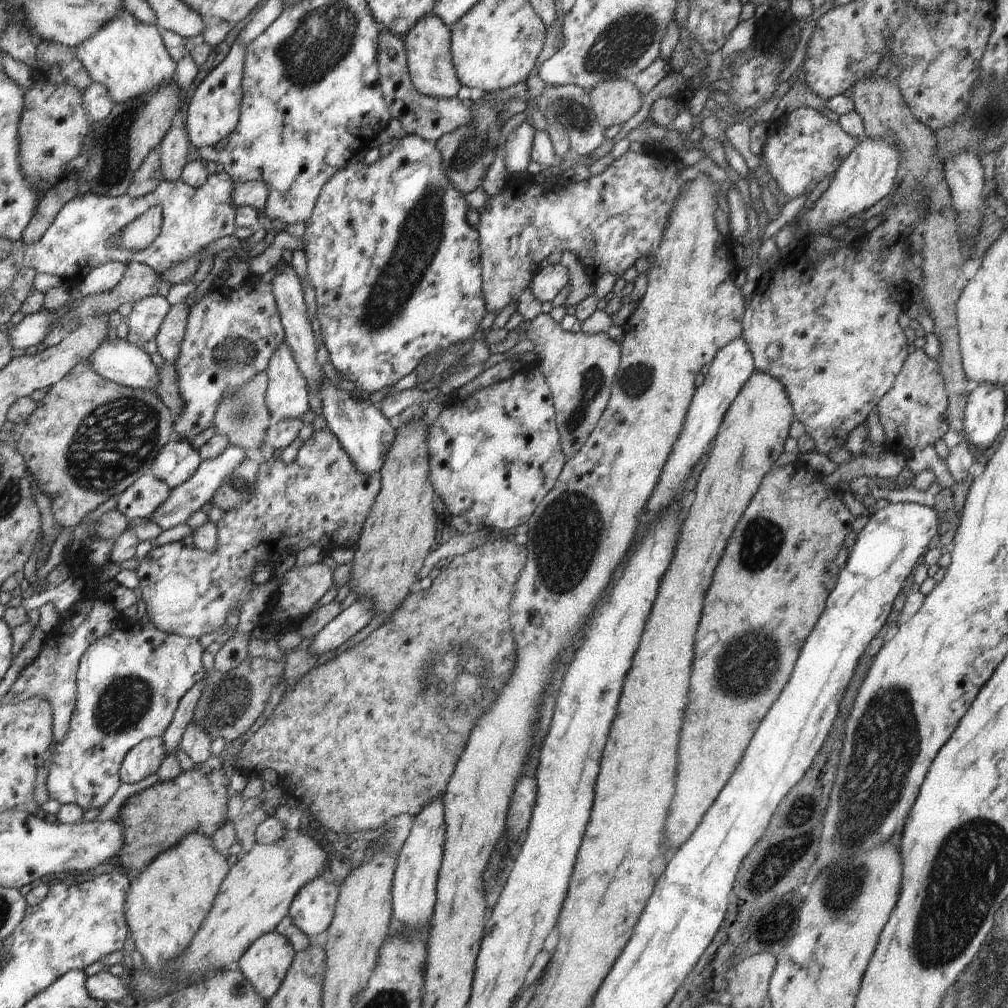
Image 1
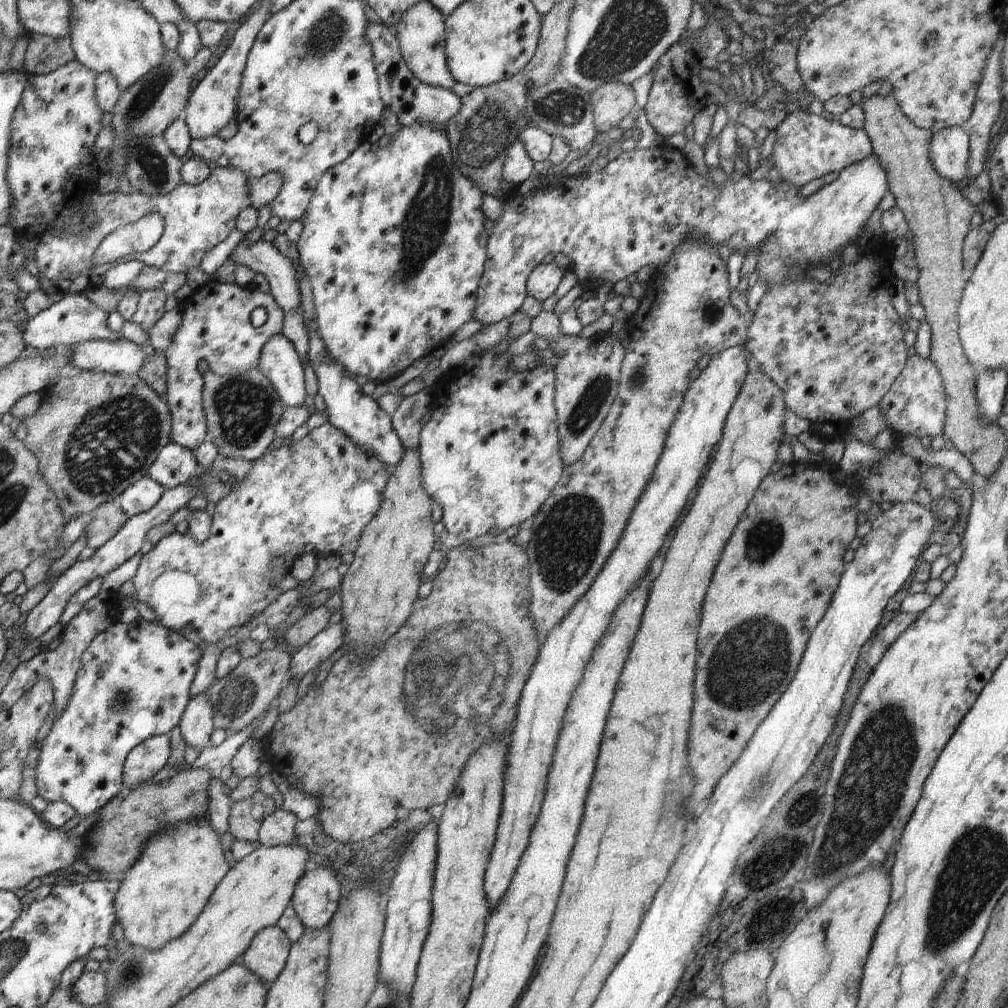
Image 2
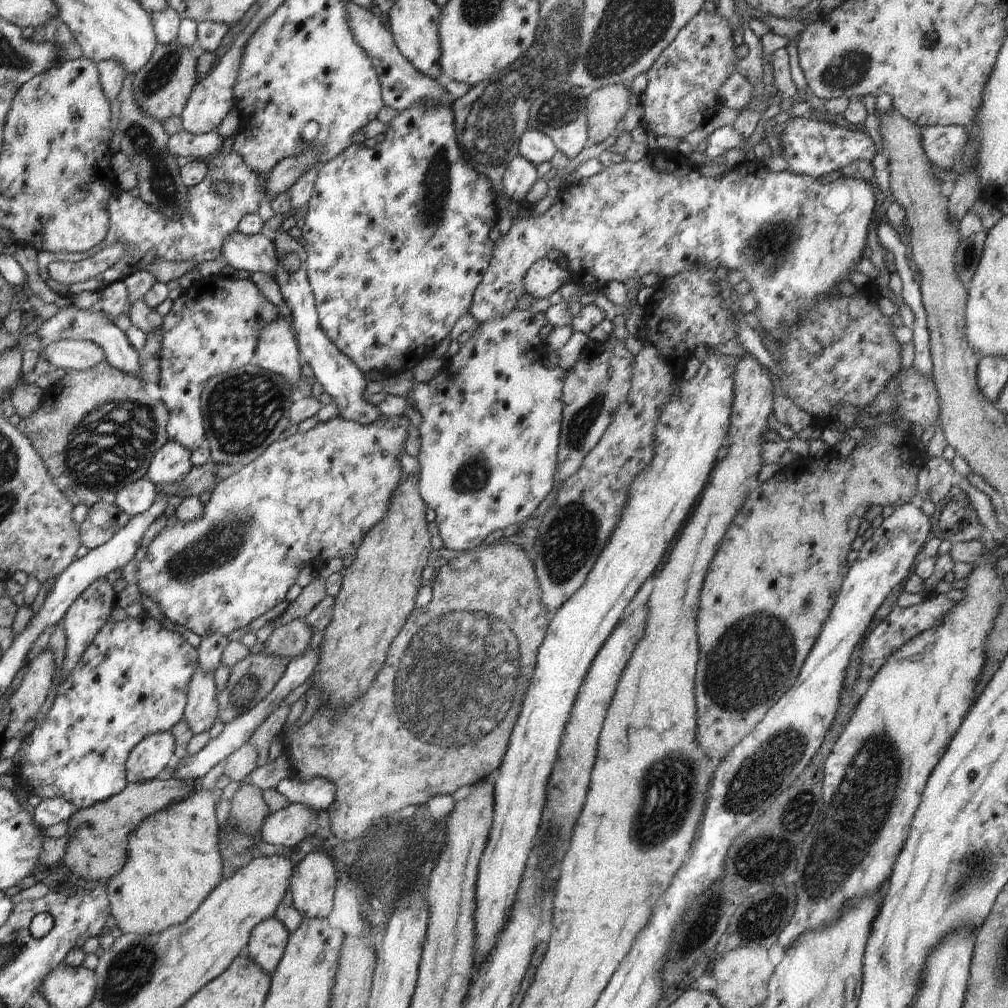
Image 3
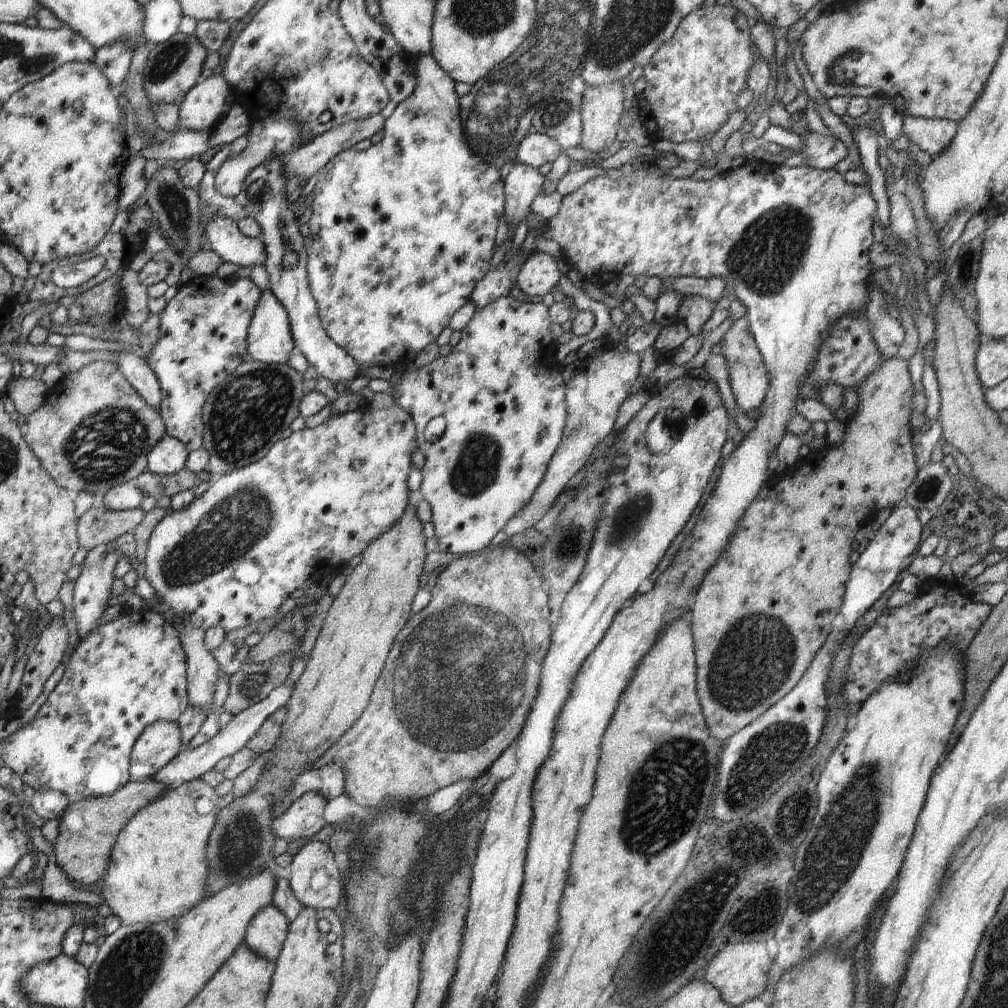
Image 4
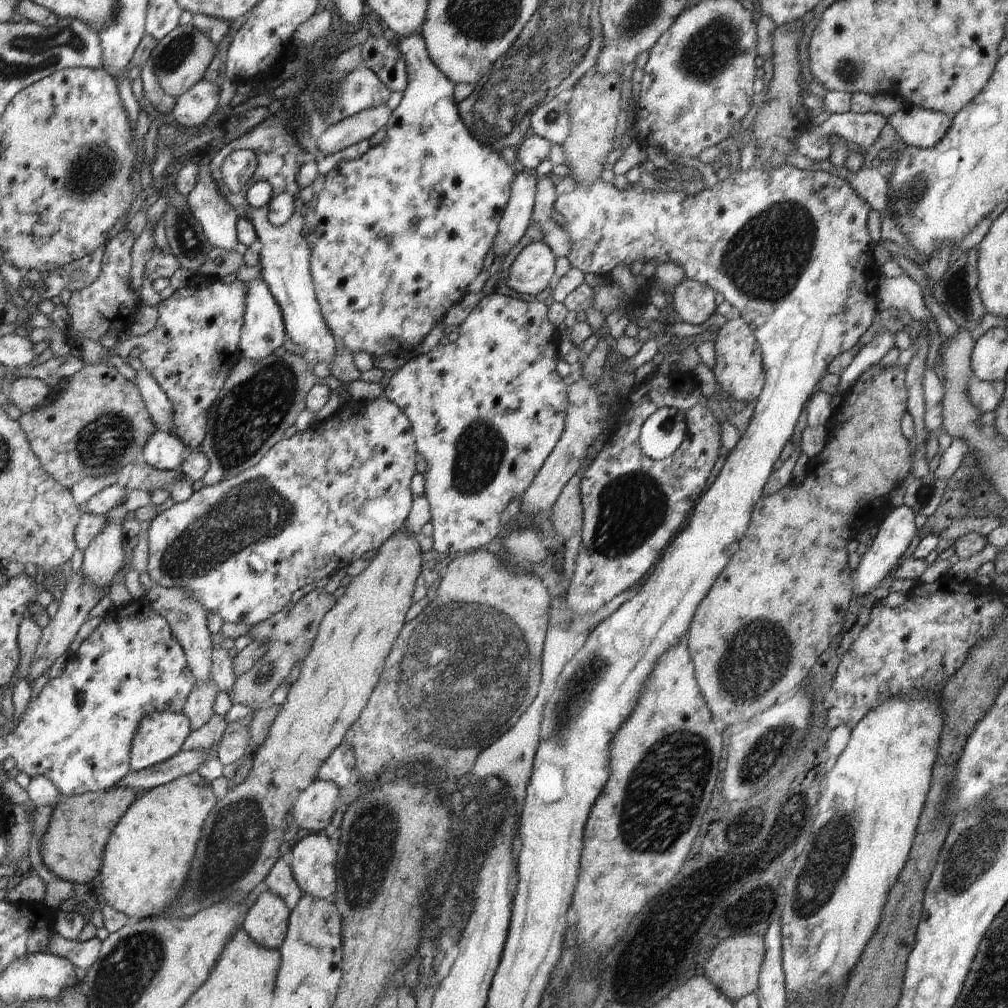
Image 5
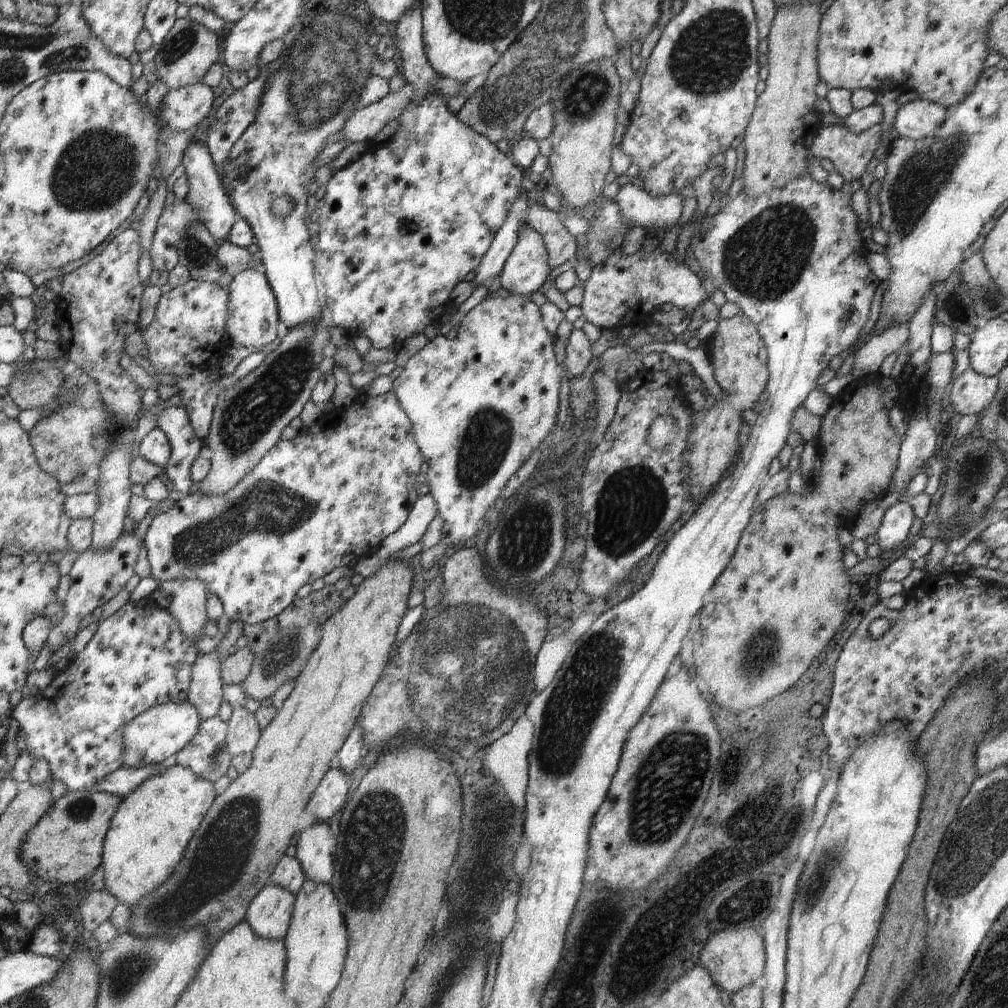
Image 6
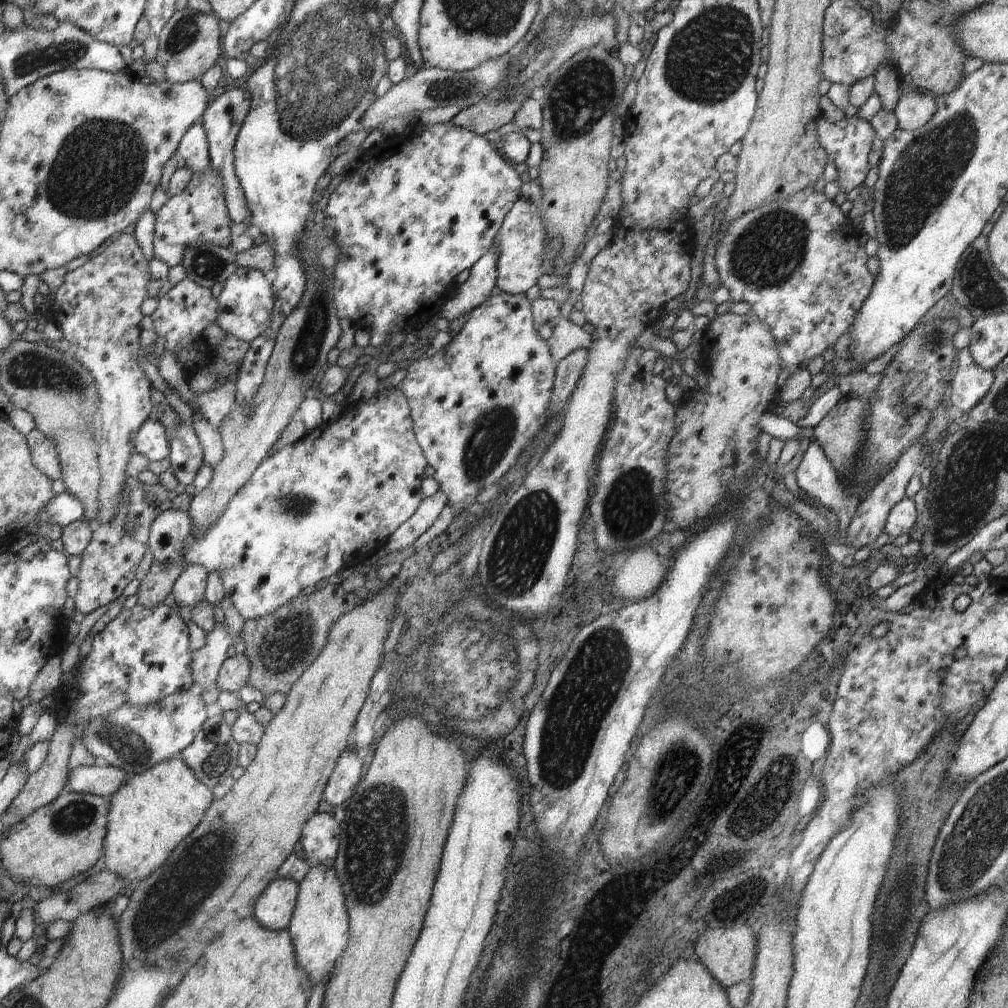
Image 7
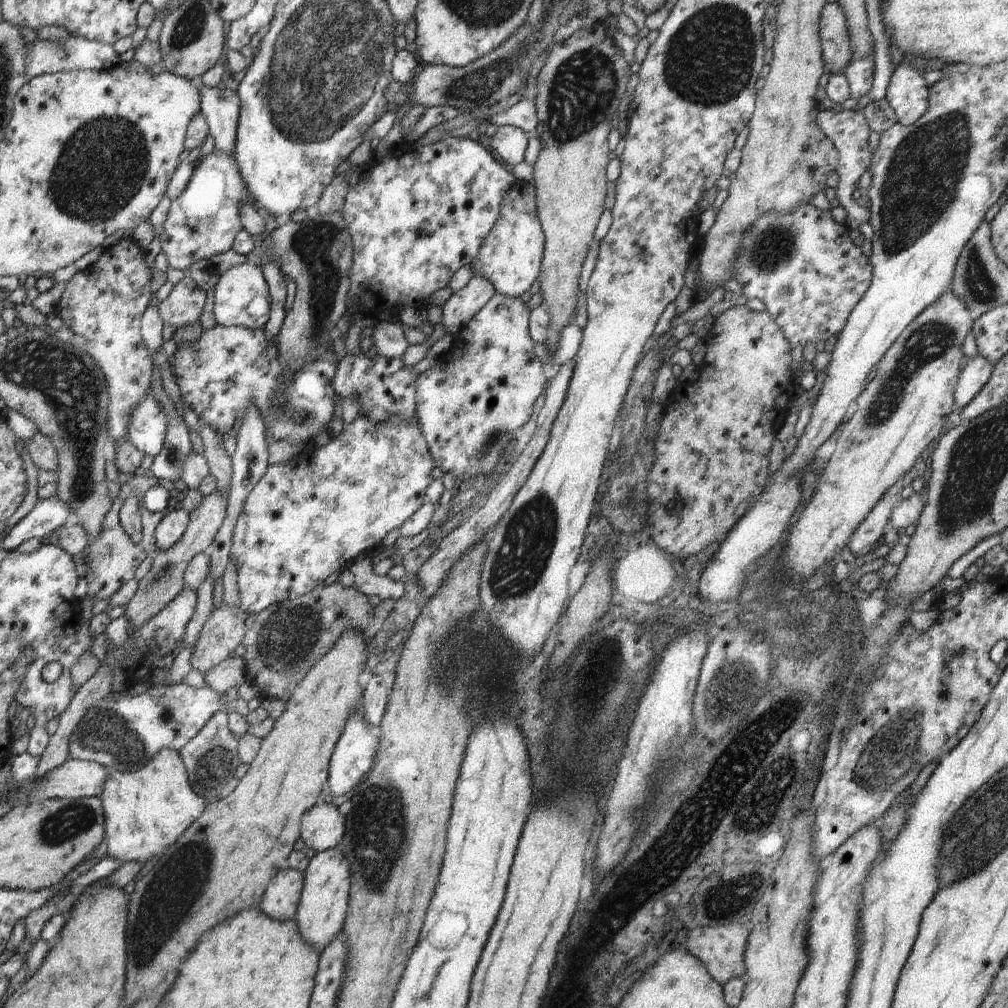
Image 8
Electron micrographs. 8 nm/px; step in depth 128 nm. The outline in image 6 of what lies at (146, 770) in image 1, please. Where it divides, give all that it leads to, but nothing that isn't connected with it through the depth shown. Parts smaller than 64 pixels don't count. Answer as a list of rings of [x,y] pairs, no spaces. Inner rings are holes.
[[[187,701],[162,704],[147,709],[123,729],[123,767],[140,769],[156,764],[161,765],[190,743],[200,724],[196,710]]]

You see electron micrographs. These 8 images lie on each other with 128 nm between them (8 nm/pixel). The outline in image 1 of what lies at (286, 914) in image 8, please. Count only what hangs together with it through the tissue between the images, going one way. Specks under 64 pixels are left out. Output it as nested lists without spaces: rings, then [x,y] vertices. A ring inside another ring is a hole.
[[[268,932],[250,944],[236,966],[266,1002],[278,992],[294,954],[294,947],[284,936]]]

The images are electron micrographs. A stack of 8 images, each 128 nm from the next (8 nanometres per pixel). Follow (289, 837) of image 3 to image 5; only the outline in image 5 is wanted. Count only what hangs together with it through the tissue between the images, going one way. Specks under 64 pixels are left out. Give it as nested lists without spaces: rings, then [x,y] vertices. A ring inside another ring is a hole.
[[[315,780],[304,792],[300,793],[292,816],[298,828],[310,833],[323,833],[332,827],[332,820],[337,816],[336,802],[340,788],[328,780]]]

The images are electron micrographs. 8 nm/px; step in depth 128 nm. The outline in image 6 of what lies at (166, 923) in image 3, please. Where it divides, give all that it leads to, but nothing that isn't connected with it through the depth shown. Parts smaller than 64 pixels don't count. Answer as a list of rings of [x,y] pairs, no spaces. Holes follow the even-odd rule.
[[[177,764],[153,775],[124,798],[103,841],[101,864],[106,889],[119,903],[134,907],[166,882],[216,798],[212,783]]]

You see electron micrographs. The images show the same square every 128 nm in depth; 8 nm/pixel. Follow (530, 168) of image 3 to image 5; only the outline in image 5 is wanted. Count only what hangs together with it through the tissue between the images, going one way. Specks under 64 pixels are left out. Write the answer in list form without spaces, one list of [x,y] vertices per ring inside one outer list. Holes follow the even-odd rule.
[[[519,169],[510,186],[509,200],[487,263],[491,263],[491,260],[499,255],[506,256],[523,238],[528,225],[531,224],[536,192],[536,175]]]

